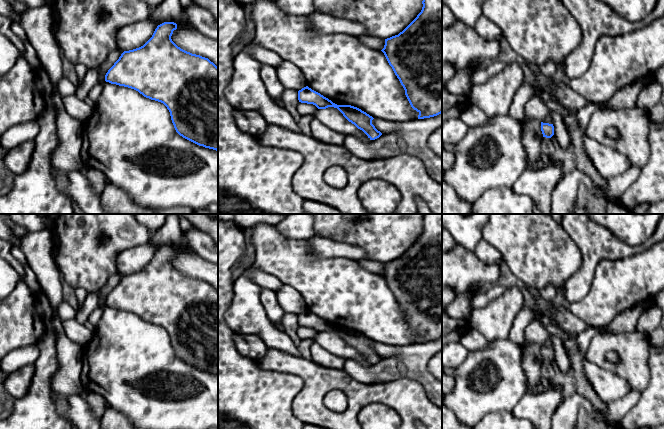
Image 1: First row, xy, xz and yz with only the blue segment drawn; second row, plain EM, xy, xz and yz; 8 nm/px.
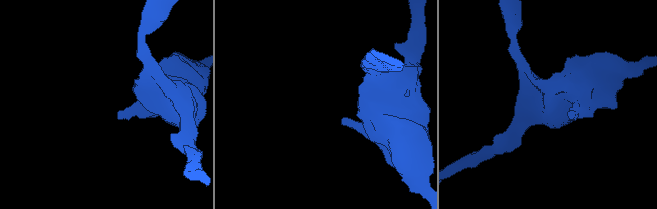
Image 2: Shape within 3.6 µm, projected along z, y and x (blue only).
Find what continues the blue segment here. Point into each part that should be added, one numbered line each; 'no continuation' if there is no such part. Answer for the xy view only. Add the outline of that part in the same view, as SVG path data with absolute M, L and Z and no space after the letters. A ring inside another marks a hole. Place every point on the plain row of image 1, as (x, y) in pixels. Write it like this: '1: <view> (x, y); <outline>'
no continuation

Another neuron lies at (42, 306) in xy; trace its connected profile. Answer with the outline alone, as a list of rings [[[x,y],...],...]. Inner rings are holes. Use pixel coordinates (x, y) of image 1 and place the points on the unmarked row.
[[[43,292],[35,294],[34,309],[36,314],[43,319],[49,319],[53,316],[50,300]]]

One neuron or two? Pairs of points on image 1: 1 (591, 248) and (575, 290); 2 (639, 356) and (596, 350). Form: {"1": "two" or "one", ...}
{"1": "one", "2": "one"}

